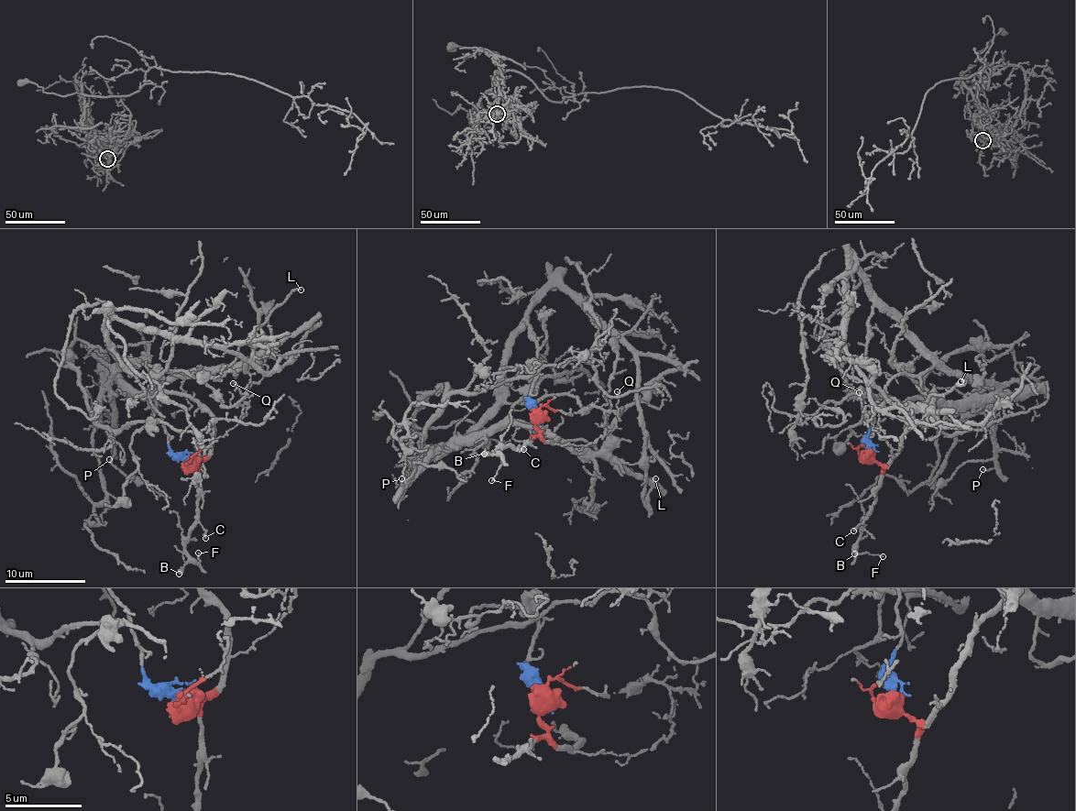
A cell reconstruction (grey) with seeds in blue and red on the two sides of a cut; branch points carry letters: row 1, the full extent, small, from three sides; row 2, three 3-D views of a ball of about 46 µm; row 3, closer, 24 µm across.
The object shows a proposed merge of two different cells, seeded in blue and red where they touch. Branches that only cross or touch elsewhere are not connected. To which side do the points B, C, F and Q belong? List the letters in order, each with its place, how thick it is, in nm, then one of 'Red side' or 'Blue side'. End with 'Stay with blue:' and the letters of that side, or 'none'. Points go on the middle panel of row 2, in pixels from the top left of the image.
B: Place: (484, 454). Thickness 340 nm. Red side
C: Place: (523, 449). Thickness 160 nm. Red side
F: Place: (491, 480). Thickness 100 nm. Red side
Q: Place: (617, 391). Thickness 120 nm. Blue side
Stay with blue: Q

